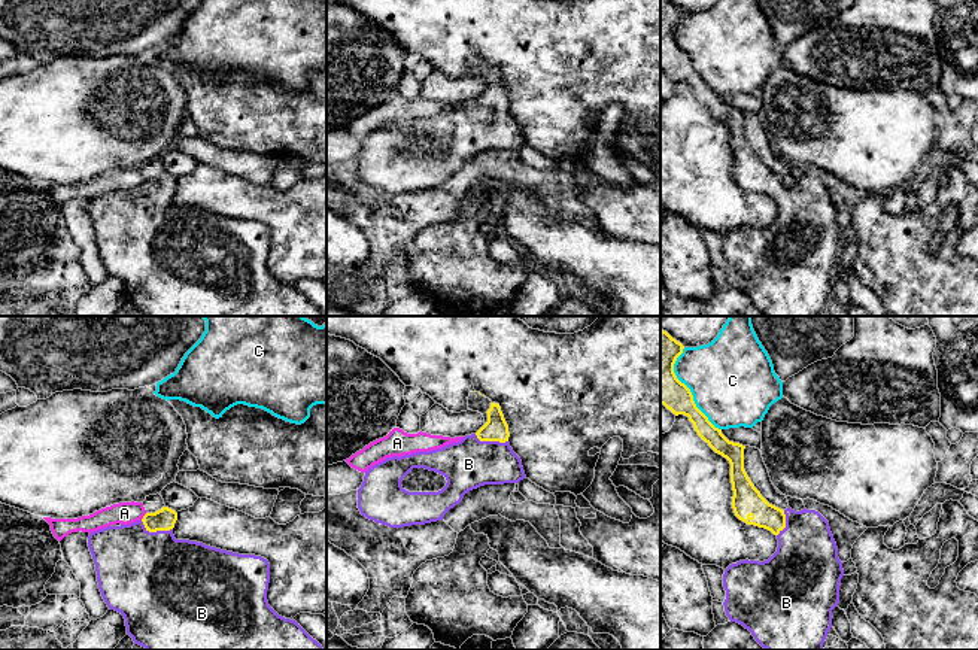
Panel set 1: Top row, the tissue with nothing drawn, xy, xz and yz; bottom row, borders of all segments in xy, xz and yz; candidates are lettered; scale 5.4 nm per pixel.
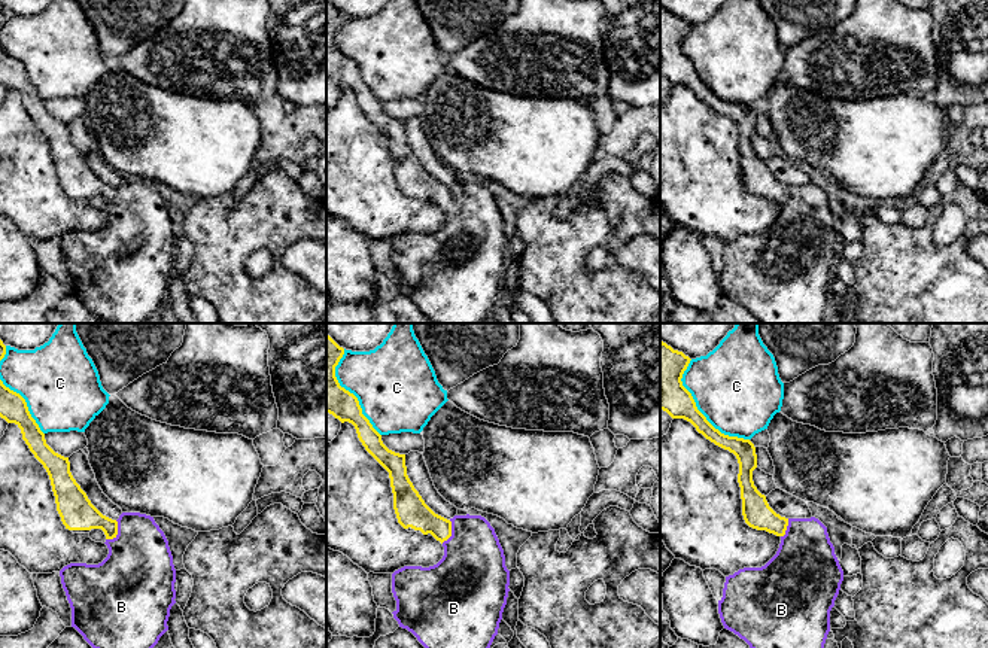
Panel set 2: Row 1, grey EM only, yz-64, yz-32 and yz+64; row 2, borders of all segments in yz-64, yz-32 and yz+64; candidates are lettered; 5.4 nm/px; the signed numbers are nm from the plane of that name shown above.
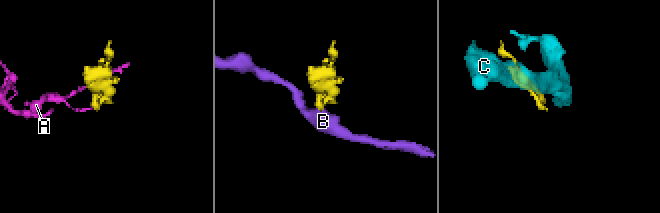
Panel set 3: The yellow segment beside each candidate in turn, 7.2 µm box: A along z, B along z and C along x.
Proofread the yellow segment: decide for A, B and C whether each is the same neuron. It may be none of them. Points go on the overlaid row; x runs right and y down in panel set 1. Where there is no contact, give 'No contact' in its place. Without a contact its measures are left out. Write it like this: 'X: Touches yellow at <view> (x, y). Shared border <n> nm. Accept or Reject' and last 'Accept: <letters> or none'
A: Touches yellow at xy (143, 516). Shared border 50 nm. Reject
B: Touches yellow at xy (155, 531). Shared border 190 nm. Accept
C: Touches yellow at yz (689, 389). Shared border 500 nm. Reject
Accept: B

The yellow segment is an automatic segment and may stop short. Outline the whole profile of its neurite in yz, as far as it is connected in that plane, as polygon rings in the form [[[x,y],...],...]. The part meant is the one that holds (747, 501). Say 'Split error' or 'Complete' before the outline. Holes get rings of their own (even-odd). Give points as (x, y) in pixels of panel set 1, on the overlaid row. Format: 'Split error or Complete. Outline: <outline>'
Split error. Outline: [[[660,328],[660,404],[675,416],[687,416],[698,435],[729,461],[735,516],[747,525],[771,531],[778,540],[777,552],[768,561],[745,559],[725,569],[726,616],[748,629],[765,650],[823,650],[844,575],[829,522],[815,510],[781,510],[760,495],[744,470],[745,446],[729,441],[696,407],[690,389],[677,379],[674,364],[683,349],[680,341]]]

